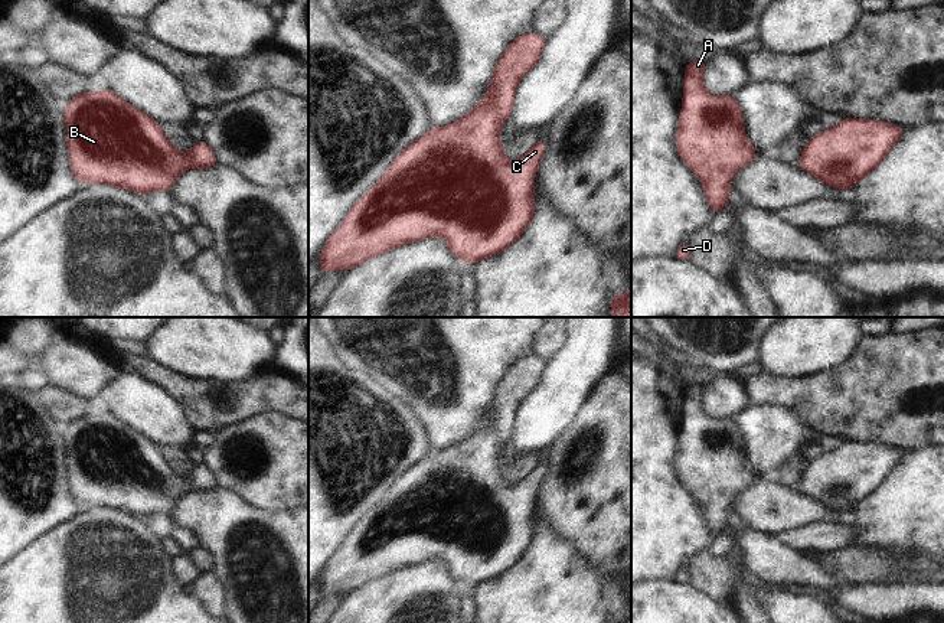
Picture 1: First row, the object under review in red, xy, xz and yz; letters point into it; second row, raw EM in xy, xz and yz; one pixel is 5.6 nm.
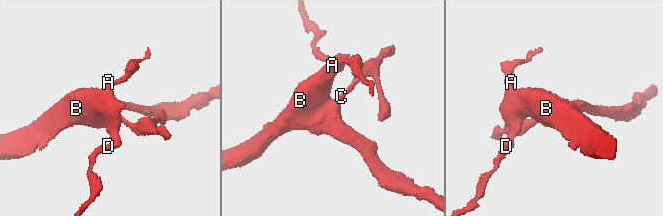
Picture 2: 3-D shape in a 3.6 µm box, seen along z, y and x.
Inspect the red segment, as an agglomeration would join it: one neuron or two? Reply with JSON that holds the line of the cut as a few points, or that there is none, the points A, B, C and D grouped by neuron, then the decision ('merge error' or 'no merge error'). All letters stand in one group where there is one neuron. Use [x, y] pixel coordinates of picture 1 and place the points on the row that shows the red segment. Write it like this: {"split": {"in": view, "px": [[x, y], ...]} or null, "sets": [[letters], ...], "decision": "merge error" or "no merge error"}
{"split": null, "sets": [["A", "B", "C", "D"]], "decision": "no merge error"}

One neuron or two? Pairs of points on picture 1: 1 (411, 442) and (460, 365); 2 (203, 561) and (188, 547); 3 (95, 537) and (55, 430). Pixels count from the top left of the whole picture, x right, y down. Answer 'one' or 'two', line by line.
1: two
2: one
3: two

